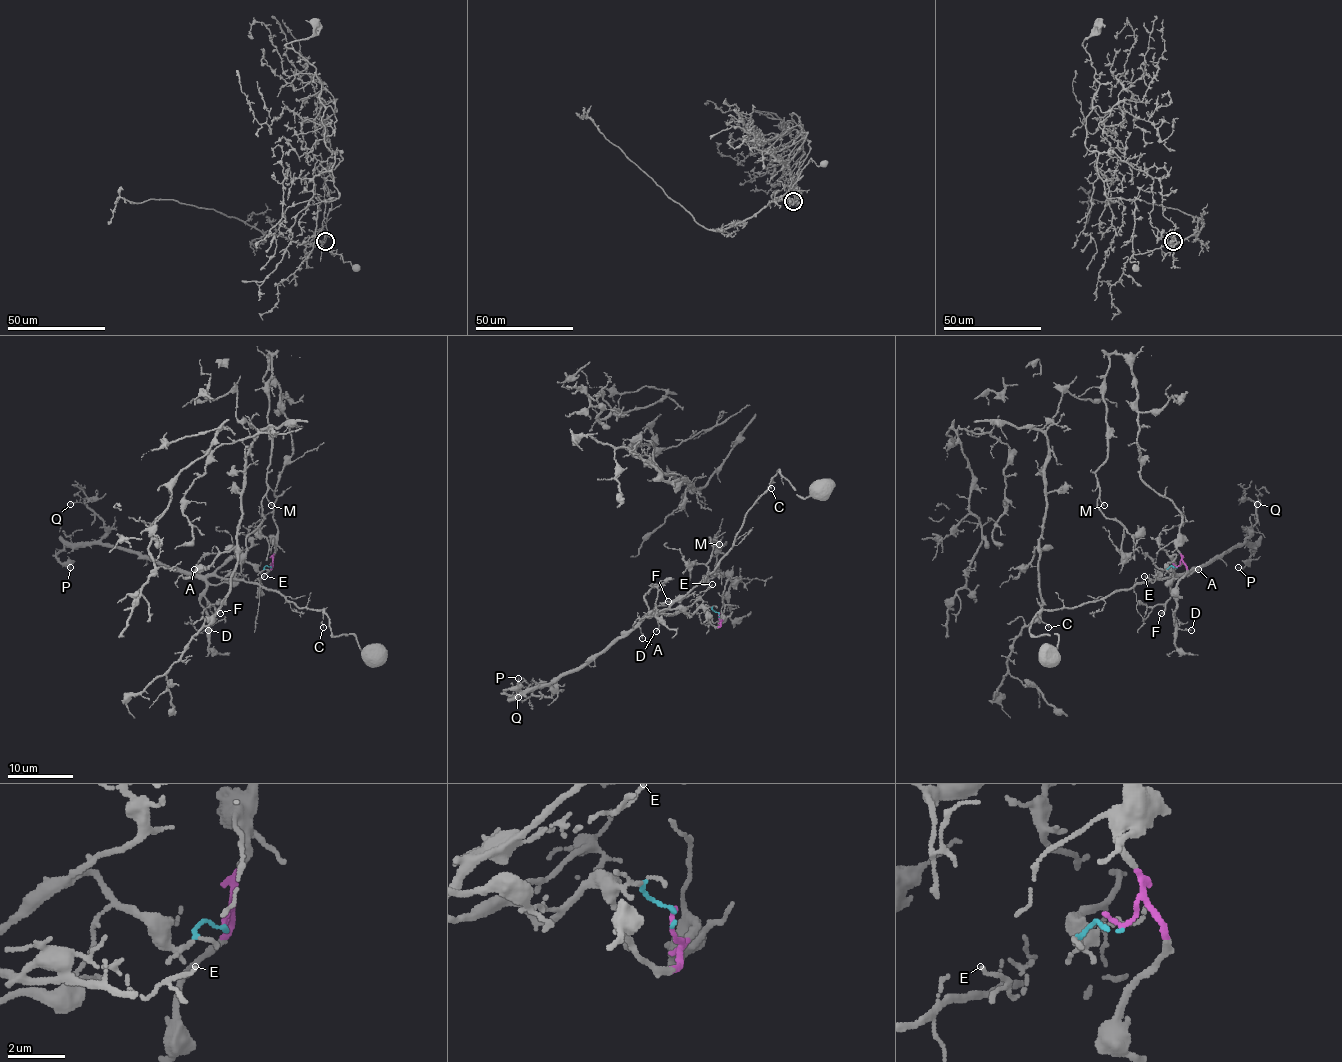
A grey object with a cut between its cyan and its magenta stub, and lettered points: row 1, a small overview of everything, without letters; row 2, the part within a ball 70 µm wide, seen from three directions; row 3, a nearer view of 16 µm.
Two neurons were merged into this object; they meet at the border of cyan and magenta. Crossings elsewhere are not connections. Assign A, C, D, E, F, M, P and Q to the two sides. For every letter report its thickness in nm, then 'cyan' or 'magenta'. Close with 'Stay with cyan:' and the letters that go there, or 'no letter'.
A: calibre 100 nm; cyan
C: calibre 100 nm; cyan
D: calibre 110 nm; cyan
E: calibre 110 nm; cyan
F: calibre 140 nm; cyan
M: calibre 120 nm; magenta
P: calibre 130 nm; cyan
Q: calibre 100 nm; cyan
Stay with cyan: A, C, D, E, F, P, Q

